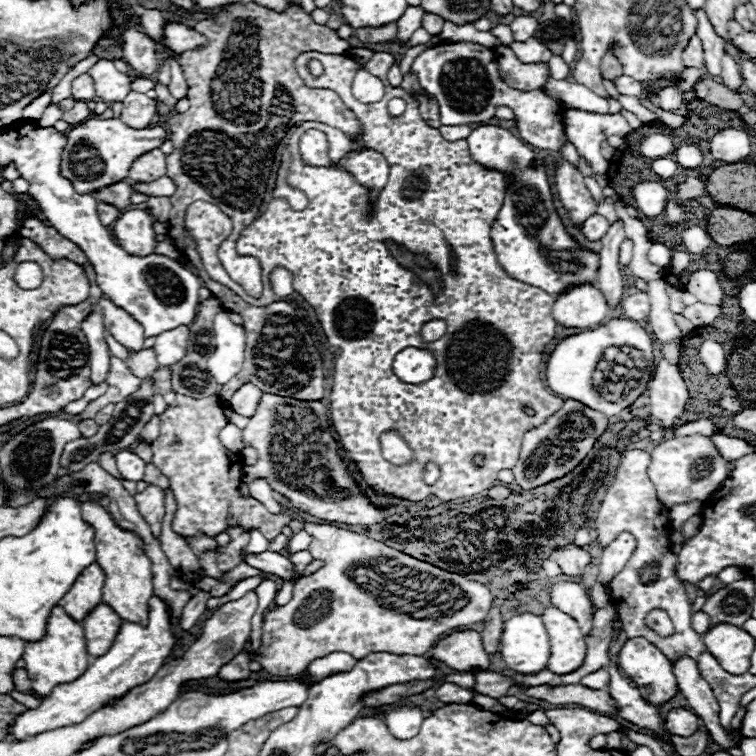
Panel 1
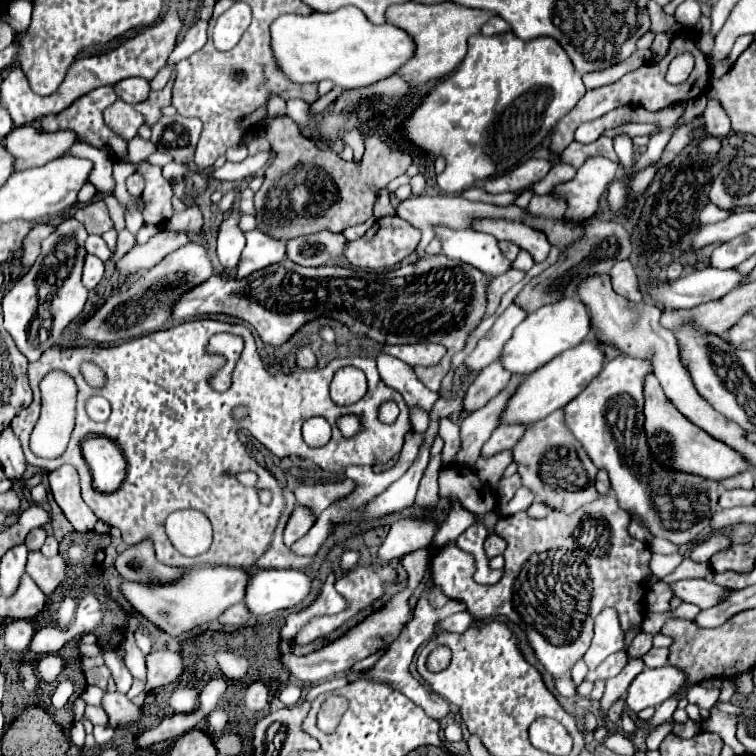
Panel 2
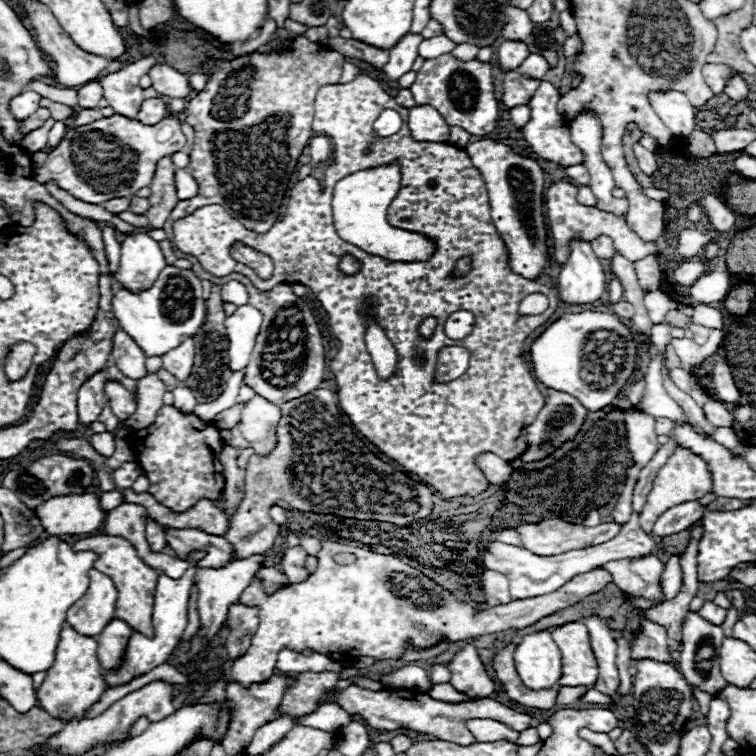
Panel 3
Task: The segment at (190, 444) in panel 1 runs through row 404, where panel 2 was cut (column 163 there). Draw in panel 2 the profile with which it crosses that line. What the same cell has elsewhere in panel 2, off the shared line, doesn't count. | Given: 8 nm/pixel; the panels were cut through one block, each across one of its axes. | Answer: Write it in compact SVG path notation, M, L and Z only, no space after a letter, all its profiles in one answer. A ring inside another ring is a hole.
M144 162L136 164L136 172L144 176L144 192L142 192L142 202L144 202L144 224L164 224L172 218L172 188L170 180L162 176L162 168Z

